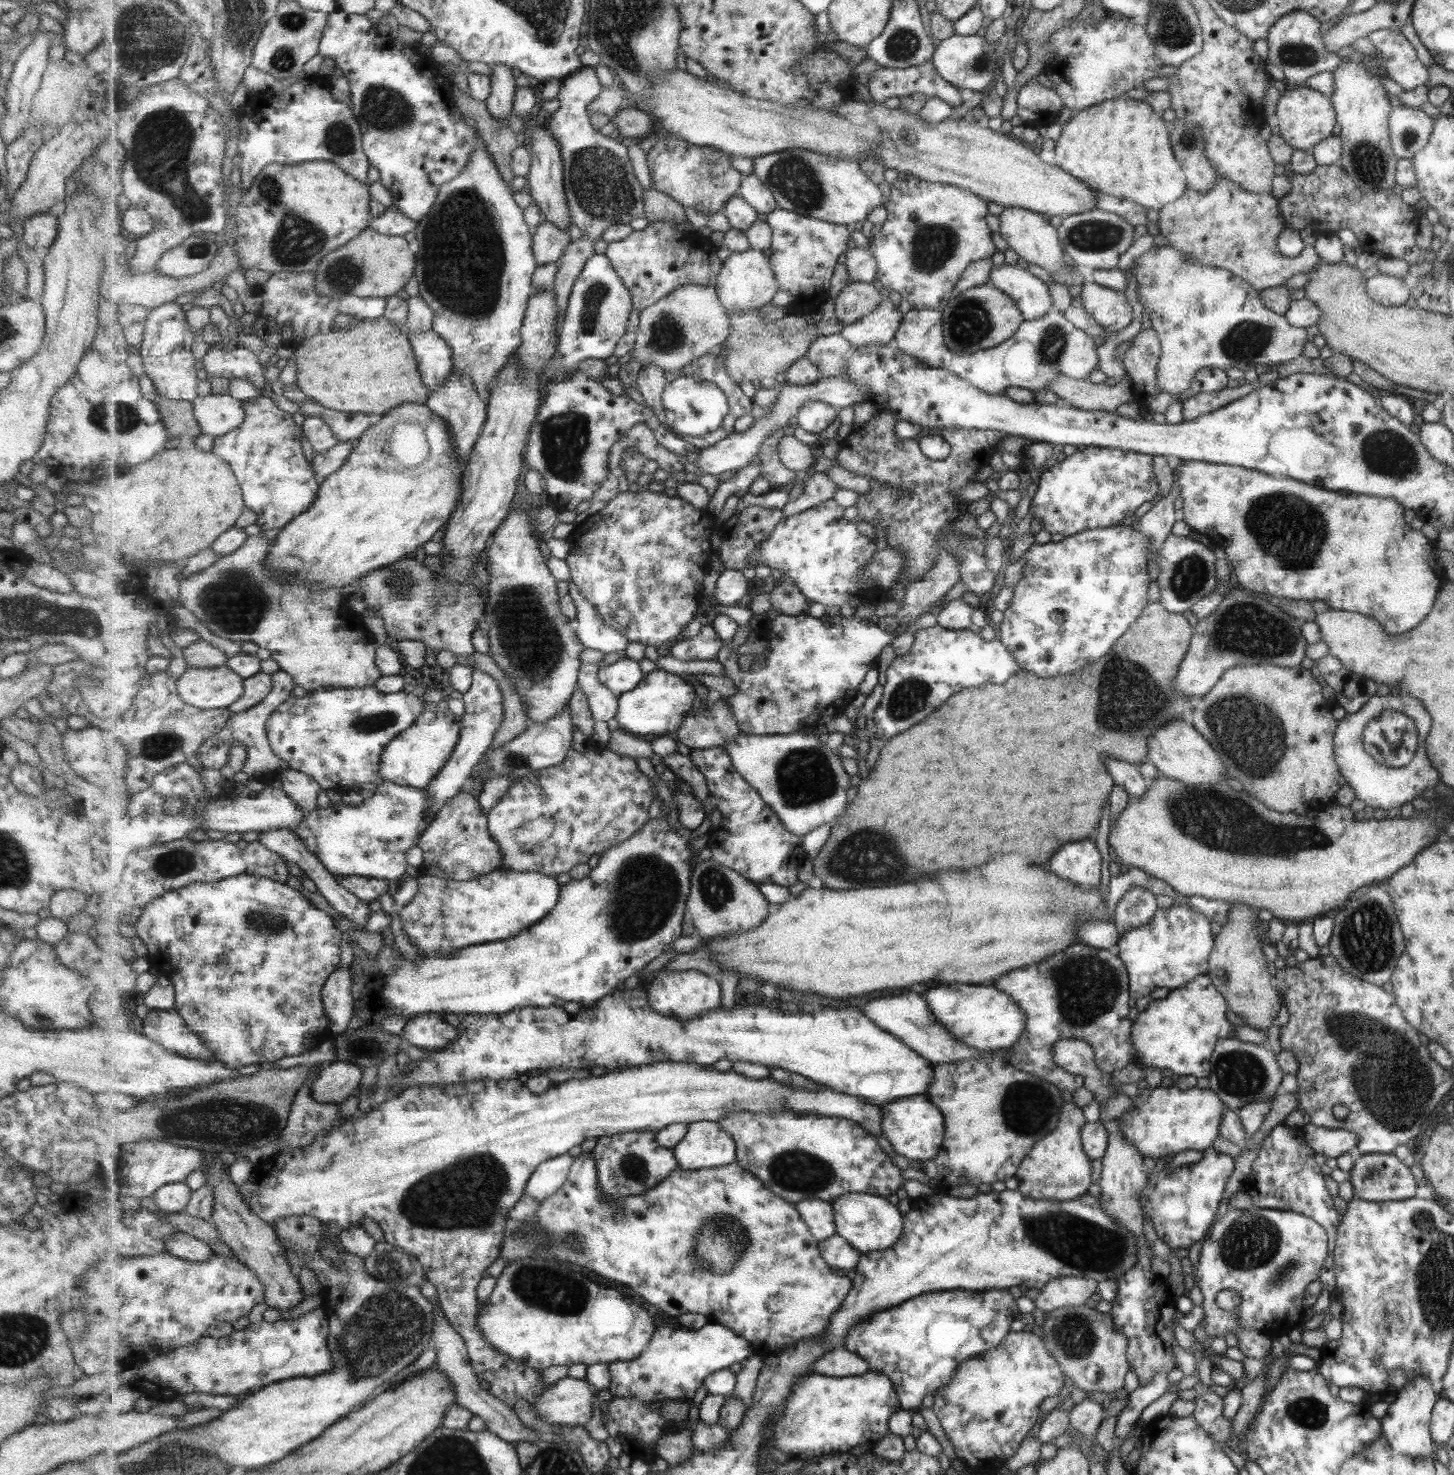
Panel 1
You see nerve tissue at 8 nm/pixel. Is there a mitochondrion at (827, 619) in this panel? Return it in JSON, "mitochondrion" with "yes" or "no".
{"mitochondrion":"no"}

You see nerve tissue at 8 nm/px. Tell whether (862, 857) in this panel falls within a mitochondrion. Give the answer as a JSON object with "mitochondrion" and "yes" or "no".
{"mitochondrion":"yes"}

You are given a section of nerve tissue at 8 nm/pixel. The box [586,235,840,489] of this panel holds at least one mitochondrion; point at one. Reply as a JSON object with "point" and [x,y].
{"point":[667,333]}

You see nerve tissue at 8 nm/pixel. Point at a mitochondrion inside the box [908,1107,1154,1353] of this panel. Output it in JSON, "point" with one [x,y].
{"point":[1078,1242]}

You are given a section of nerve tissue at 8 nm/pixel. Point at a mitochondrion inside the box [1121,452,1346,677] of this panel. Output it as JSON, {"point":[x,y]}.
{"point":[1289,529]}

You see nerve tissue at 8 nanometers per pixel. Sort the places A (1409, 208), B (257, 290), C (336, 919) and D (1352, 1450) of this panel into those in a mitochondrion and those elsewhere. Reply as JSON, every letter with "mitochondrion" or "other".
{"A":"other","B":"other","C":"other","D":"other"}

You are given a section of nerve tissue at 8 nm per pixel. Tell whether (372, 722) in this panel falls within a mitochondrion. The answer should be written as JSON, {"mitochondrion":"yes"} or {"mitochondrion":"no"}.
{"mitochondrion":"yes"}

